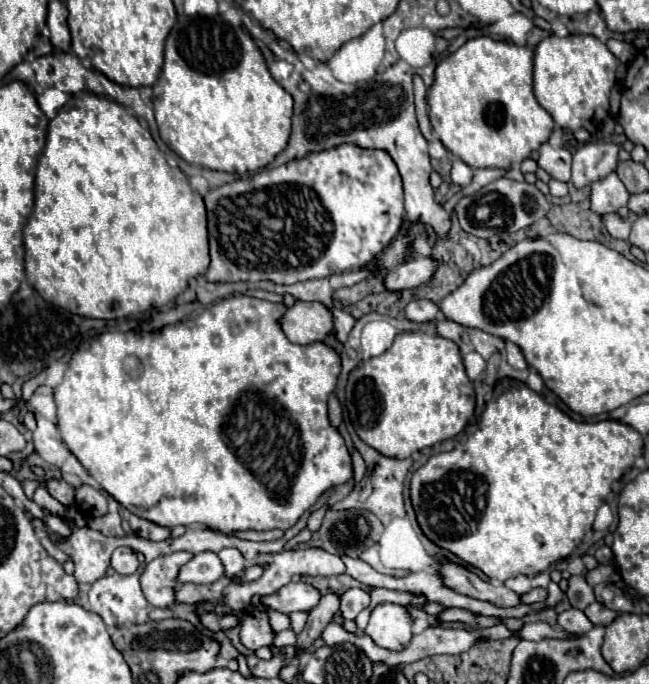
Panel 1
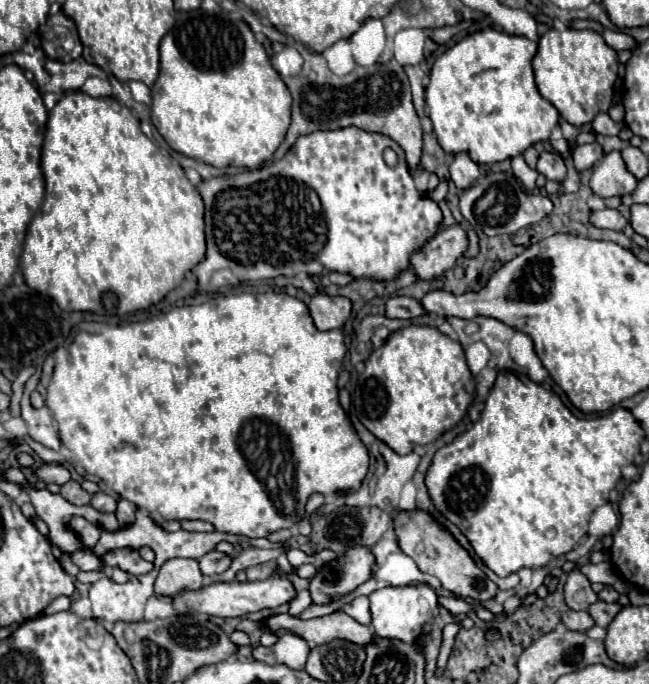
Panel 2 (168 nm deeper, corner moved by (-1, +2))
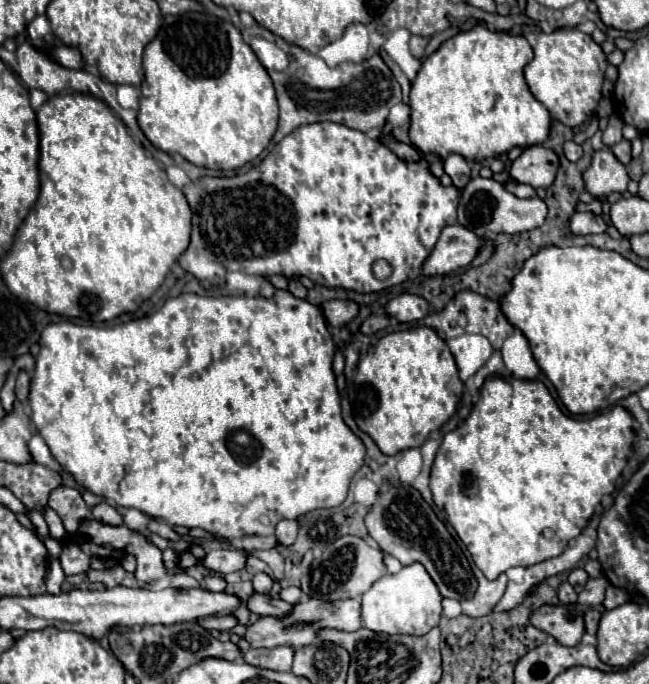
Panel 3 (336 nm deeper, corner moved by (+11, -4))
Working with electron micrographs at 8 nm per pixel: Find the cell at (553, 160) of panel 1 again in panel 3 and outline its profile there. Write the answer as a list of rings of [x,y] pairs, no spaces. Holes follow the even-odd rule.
[[[542,145],[526,147],[510,165],[510,177],[516,183],[528,183],[534,189],[550,187],[560,167],[558,155]]]

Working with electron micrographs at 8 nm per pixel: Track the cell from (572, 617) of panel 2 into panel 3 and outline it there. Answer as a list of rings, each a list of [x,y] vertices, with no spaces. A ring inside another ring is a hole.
[[[542,605],[530,615],[530,623],[566,647],[580,643],[584,635],[584,617],[576,605]]]

